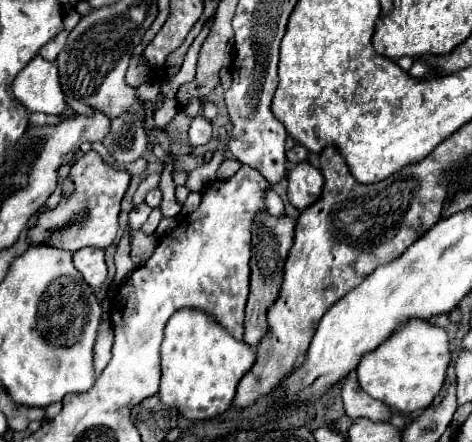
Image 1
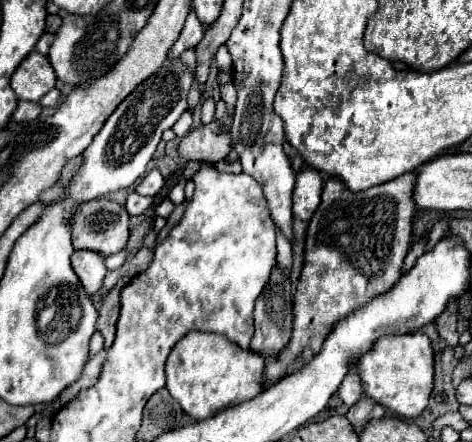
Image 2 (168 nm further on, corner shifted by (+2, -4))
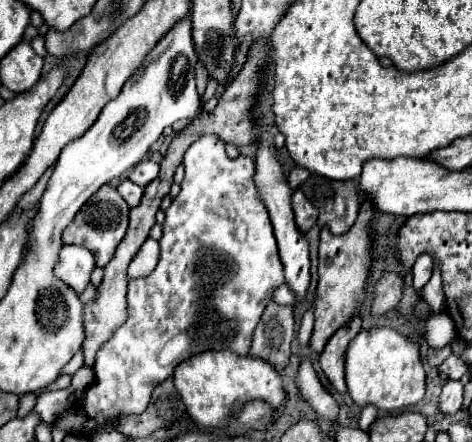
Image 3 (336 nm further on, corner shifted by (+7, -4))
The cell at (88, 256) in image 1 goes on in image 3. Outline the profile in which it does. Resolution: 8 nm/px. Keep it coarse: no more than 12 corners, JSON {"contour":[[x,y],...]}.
{"contour":[[65,244],[55,276],[81,294],[95,260],[87,248]]}

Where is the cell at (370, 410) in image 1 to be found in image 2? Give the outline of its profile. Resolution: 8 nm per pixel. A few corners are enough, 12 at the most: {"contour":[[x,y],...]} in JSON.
{"contour":[[356,368],[346,374],[338,396],[346,406],[354,406],[362,396]]}

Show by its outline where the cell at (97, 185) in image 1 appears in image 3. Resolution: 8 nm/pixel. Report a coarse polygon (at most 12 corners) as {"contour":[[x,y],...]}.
{"contour":[[105,184],[65,228],[103,268],[129,224],[129,204]]}

